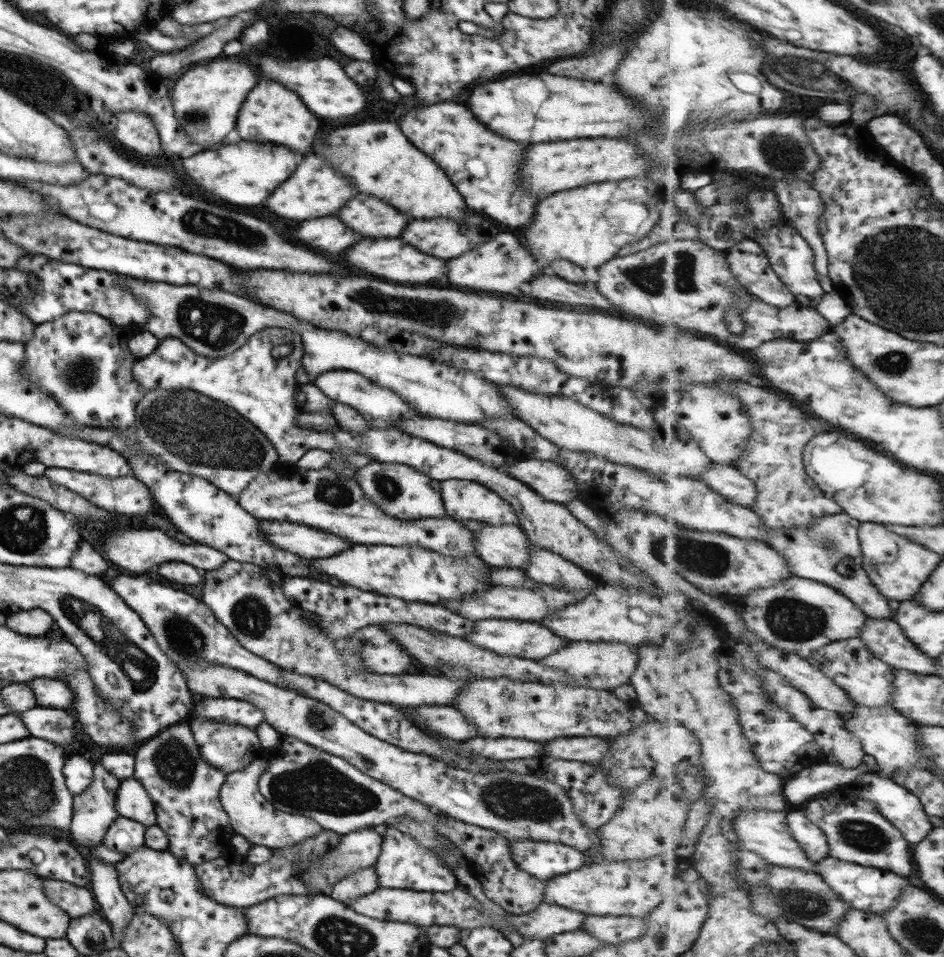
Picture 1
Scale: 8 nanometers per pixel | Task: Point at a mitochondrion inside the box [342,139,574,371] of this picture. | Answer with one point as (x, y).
(439, 317)

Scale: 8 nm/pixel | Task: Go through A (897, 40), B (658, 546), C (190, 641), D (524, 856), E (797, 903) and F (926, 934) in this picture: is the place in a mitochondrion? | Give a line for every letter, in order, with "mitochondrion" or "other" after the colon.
A: other
B: mitochondrion
C: mitochondrion
D: other
E: mitochondrion
F: mitochondrion

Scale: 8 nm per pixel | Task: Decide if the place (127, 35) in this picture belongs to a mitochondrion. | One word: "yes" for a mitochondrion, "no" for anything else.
no

